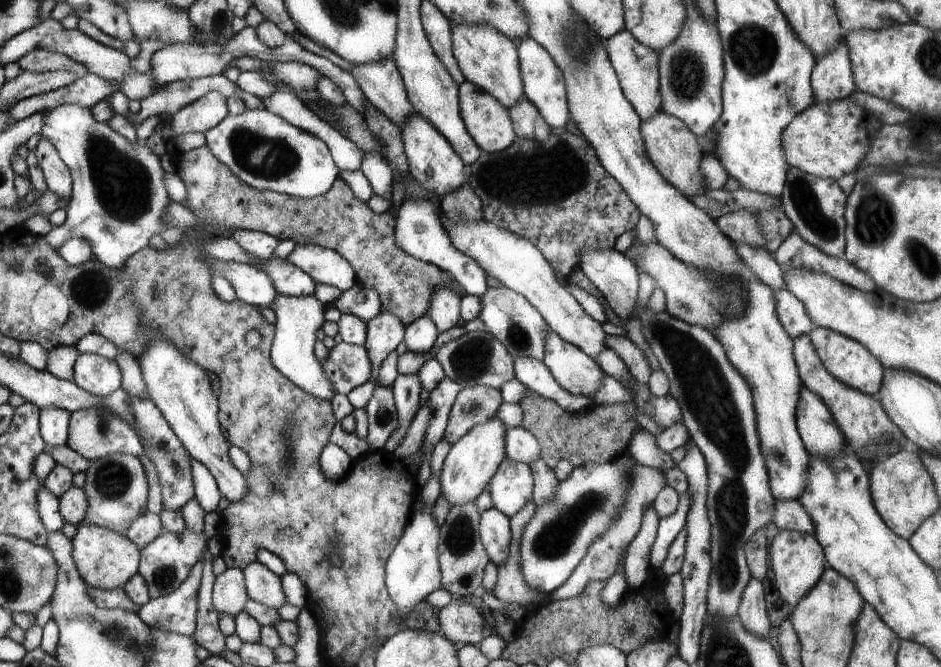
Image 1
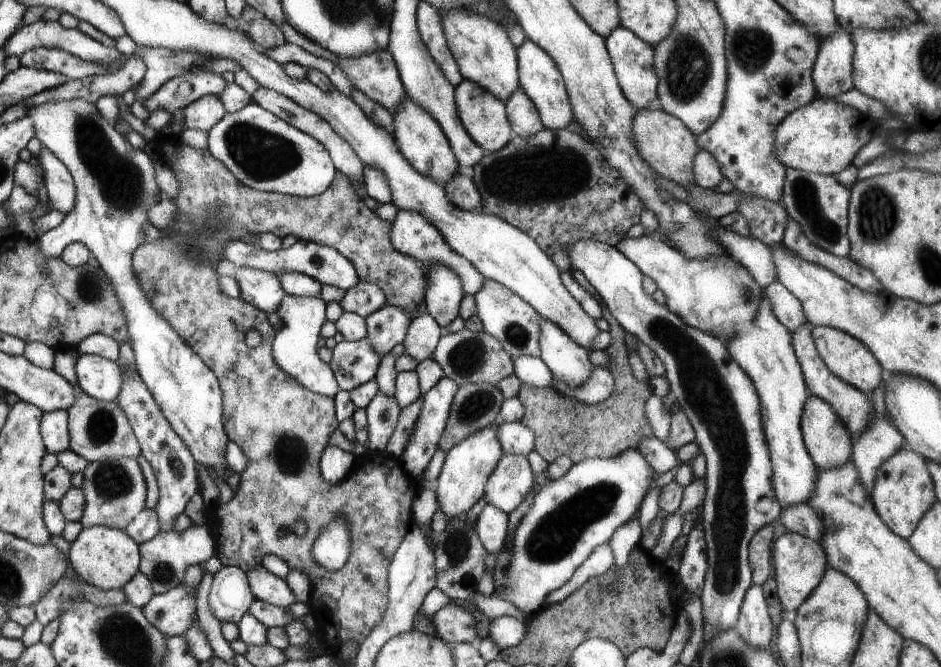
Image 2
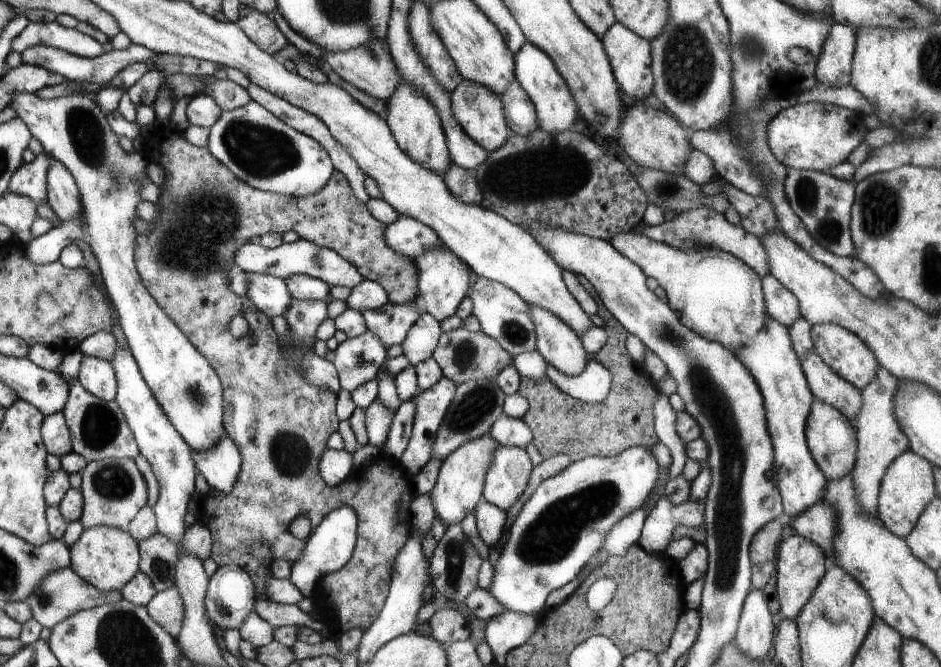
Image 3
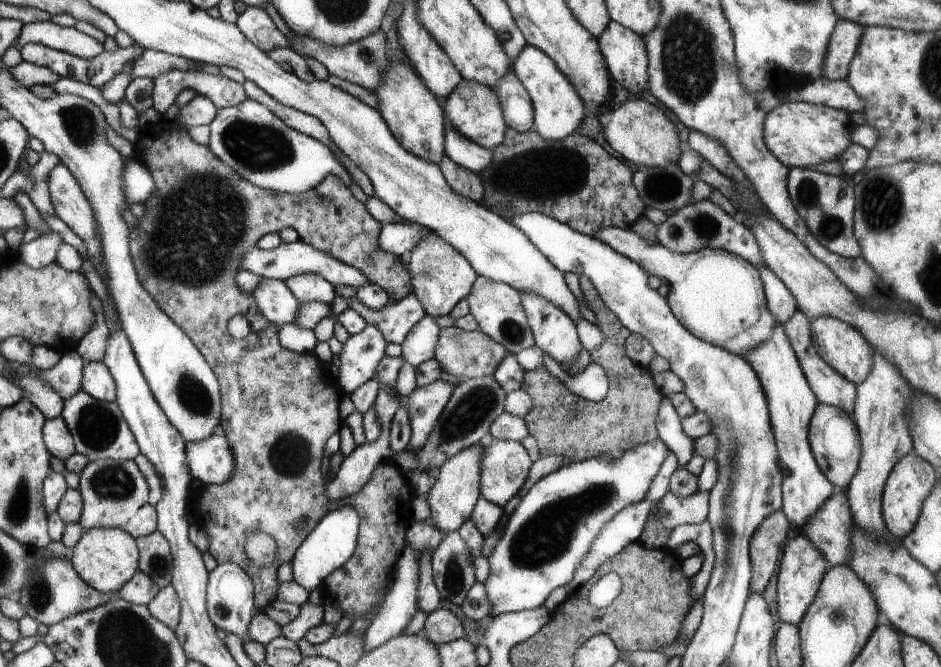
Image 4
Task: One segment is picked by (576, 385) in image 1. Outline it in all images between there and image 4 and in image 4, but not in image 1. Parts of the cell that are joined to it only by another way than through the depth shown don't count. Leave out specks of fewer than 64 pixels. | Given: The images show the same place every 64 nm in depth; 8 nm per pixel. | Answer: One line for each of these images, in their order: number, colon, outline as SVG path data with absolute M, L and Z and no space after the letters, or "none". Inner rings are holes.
2: M541 318L539 326L539 358L547 364L553 378L565 382L571 388L583 386L595 368L587 358L589 352L583 346L575 344L575 340L571 340L571 336L565 334L557 324Z
3: M531 306L531 318L535 324L537 352L545 362L569 378L579 376L589 364L589 360L585 360L581 338L577 338L563 320L547 310Z
4: M521 294L521 306L527 314L535 346L543 356L551 356L561 368L569 366L581 352L575 322L541 296Z

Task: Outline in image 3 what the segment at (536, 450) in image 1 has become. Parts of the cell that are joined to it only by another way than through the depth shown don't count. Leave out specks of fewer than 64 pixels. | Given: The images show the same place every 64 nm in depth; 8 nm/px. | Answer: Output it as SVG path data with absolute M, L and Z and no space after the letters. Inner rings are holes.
M505 414L499 416L499 420L489 430L491 438L505 448L521 448L525 450L527 444L533 442L533 432L523 420L513 420Z

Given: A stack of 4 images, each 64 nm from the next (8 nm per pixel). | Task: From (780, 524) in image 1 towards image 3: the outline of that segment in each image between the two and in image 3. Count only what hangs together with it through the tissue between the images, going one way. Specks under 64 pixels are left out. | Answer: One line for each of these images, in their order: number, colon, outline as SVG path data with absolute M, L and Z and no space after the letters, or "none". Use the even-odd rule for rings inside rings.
2: M797 504L793 508L781 508L781 514L777 516L779 524L793 534L801 534L805 538L811 538L813 542L821 542L823 536L823 522L821 516L807 504Z
3: M821 502L813 504L805 512L797 514L797 518L791 518L791 528L797 530L799 536L805 540L815 542L825 550L827 566L833 566L833 540L837 536L837 512L831 506L825 506Z

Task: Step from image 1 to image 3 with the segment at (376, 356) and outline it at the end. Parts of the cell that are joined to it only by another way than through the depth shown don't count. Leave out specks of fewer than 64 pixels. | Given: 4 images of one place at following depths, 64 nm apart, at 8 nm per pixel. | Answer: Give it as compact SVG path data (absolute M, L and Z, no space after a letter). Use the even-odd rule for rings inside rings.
M419 300L399 306L387 302L377 310L365 310L361 314L365 316L367 332L373 332L379 338L383 350L389 350L391 346L403 344L407 330L421 316L421 304Z

